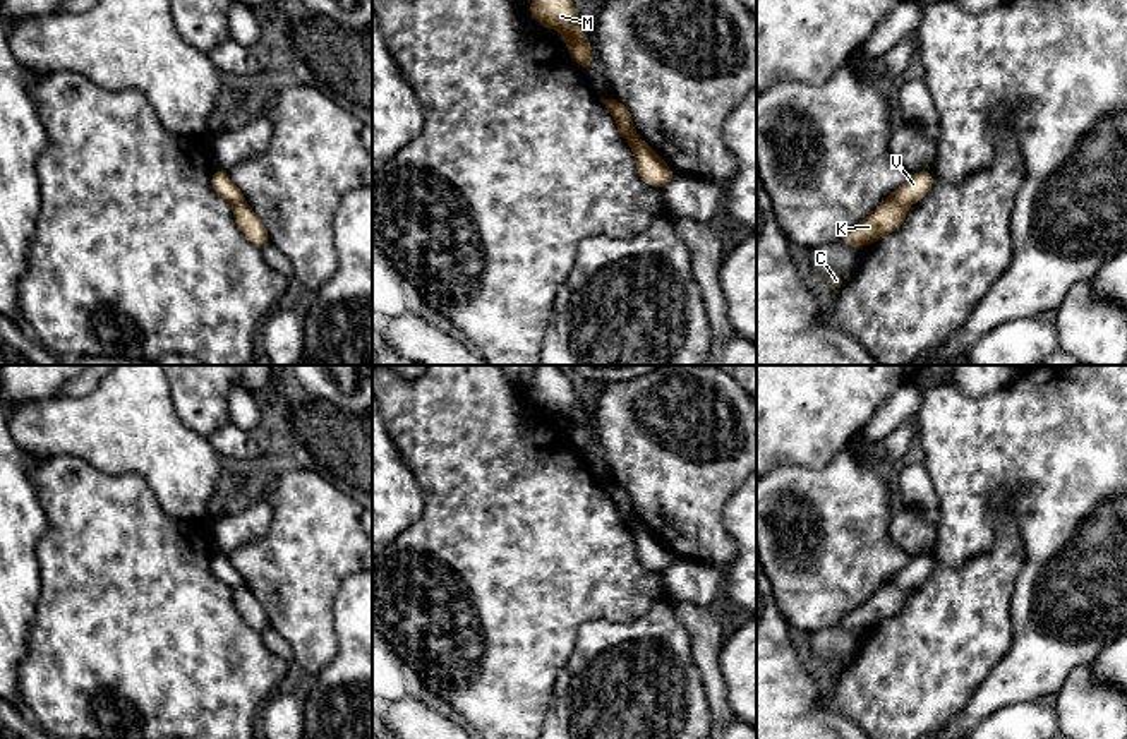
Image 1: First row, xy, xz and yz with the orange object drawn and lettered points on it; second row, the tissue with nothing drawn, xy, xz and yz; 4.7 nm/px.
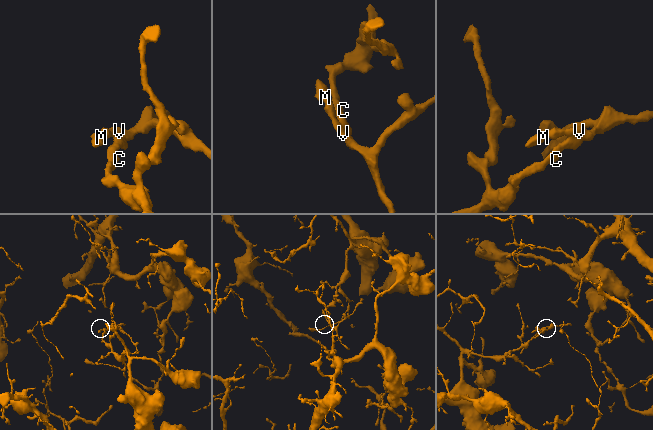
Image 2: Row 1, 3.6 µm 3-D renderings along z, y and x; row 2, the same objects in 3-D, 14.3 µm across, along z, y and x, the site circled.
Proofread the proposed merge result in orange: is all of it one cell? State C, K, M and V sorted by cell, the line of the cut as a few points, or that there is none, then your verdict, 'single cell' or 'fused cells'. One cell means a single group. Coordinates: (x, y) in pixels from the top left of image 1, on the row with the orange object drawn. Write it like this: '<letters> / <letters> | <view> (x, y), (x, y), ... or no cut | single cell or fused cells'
C K / M V | xz (609, 100), (613, 115), (638, 139) | fused cells

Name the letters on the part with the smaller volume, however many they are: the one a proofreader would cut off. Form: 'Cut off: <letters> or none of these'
Cut off: M, V

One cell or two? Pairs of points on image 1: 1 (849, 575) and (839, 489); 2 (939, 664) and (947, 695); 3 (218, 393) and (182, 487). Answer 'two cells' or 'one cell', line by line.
1: one cell
2: one cell
3: two cells

